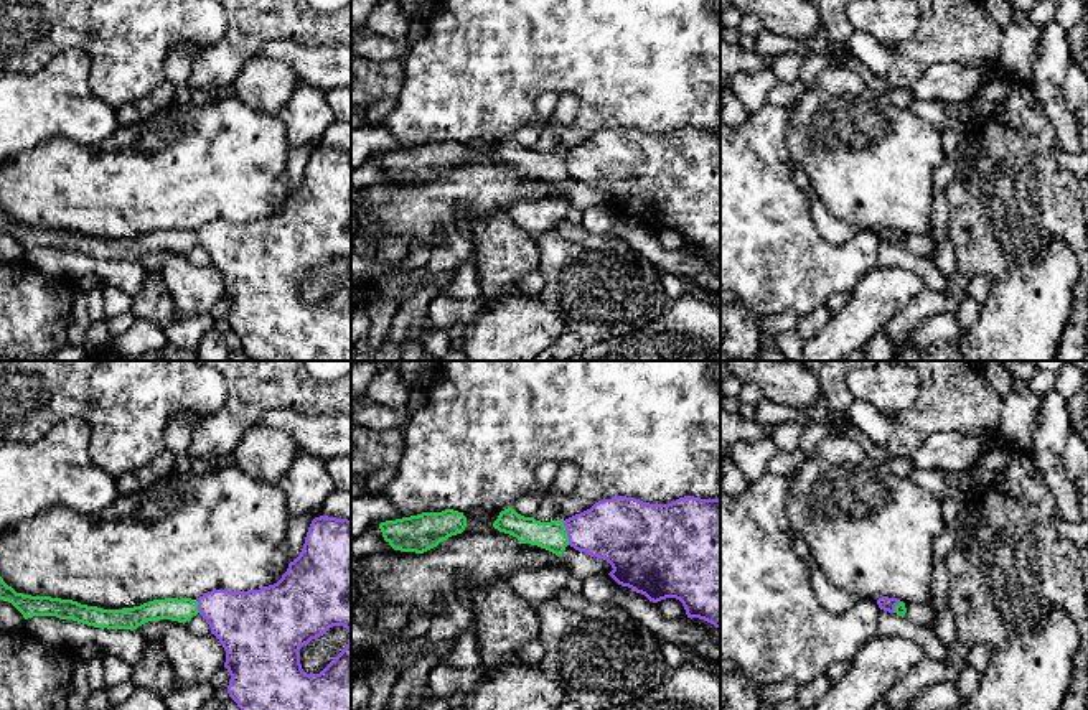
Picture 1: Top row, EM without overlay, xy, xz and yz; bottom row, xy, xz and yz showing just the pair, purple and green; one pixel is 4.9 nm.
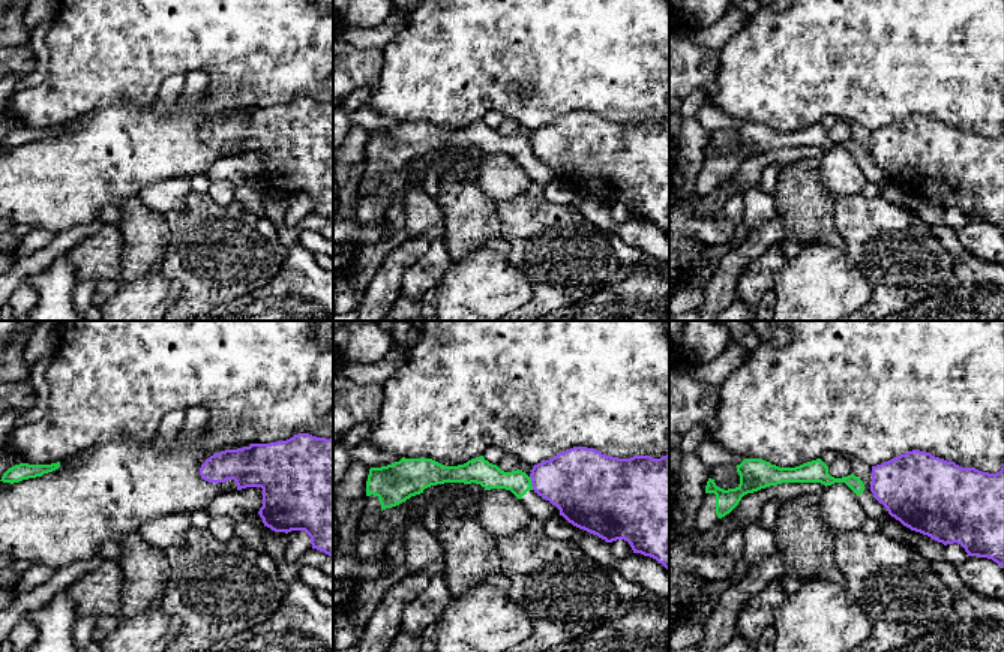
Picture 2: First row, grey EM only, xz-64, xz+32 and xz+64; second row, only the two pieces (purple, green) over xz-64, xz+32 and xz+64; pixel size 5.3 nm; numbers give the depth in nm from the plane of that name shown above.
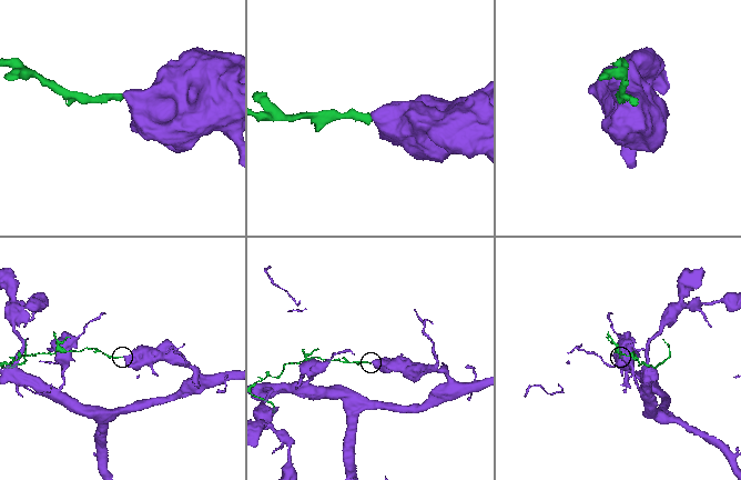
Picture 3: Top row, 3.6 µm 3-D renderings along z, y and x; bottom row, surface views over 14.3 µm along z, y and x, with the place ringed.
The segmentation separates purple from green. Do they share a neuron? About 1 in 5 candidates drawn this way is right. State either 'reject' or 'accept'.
reject

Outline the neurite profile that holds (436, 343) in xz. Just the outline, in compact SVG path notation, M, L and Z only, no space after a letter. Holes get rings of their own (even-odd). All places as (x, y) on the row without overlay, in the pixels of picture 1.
M425 329L422 334L422 346L427 356L442 361L450 351L450 331Z

